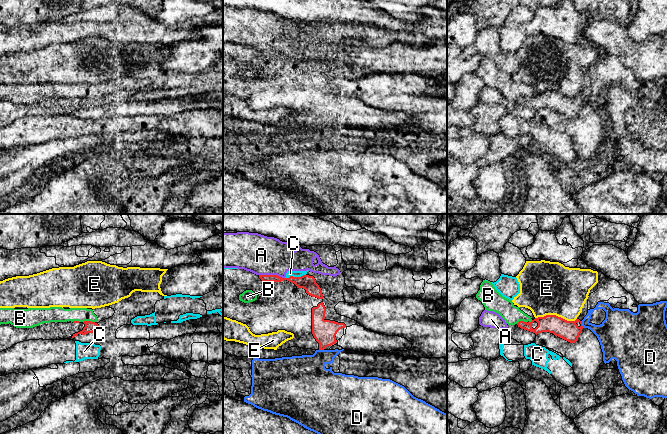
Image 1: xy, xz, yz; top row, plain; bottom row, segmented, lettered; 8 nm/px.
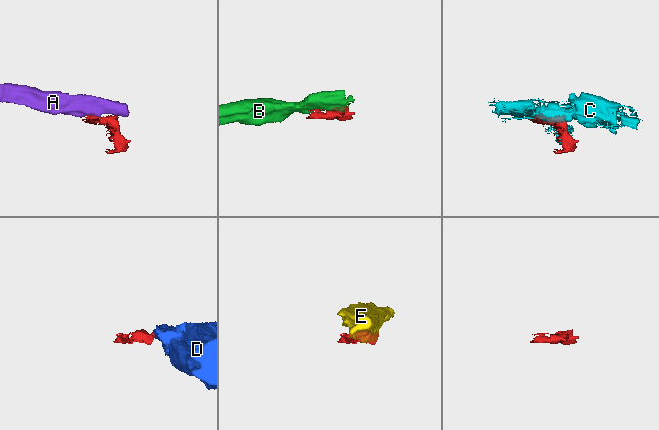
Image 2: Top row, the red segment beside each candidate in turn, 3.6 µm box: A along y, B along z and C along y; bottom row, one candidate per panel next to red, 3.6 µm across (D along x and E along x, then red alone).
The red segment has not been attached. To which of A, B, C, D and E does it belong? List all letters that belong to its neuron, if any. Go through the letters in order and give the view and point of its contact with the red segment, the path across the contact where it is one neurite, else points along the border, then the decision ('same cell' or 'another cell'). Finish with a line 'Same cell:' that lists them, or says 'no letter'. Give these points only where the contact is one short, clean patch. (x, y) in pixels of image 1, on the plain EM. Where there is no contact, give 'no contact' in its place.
A: meets red in xz at (272, 51); border along xz (259, 50), (276, 50), (284, 54); another cell
B: meets red in xy at (88, 97); border along xy (94, 97), (83, 98); another cell
C: meets red in xz at (295, 53); another cell
D: meets red in yz at (581, 100); border along yz (580, 97), (583, 103); another cell
E: meets red in yz at (555, 91); border along yz (535, 93), (557, 91), (567, 96), (576, 95); another cell
Same cell: no letter

